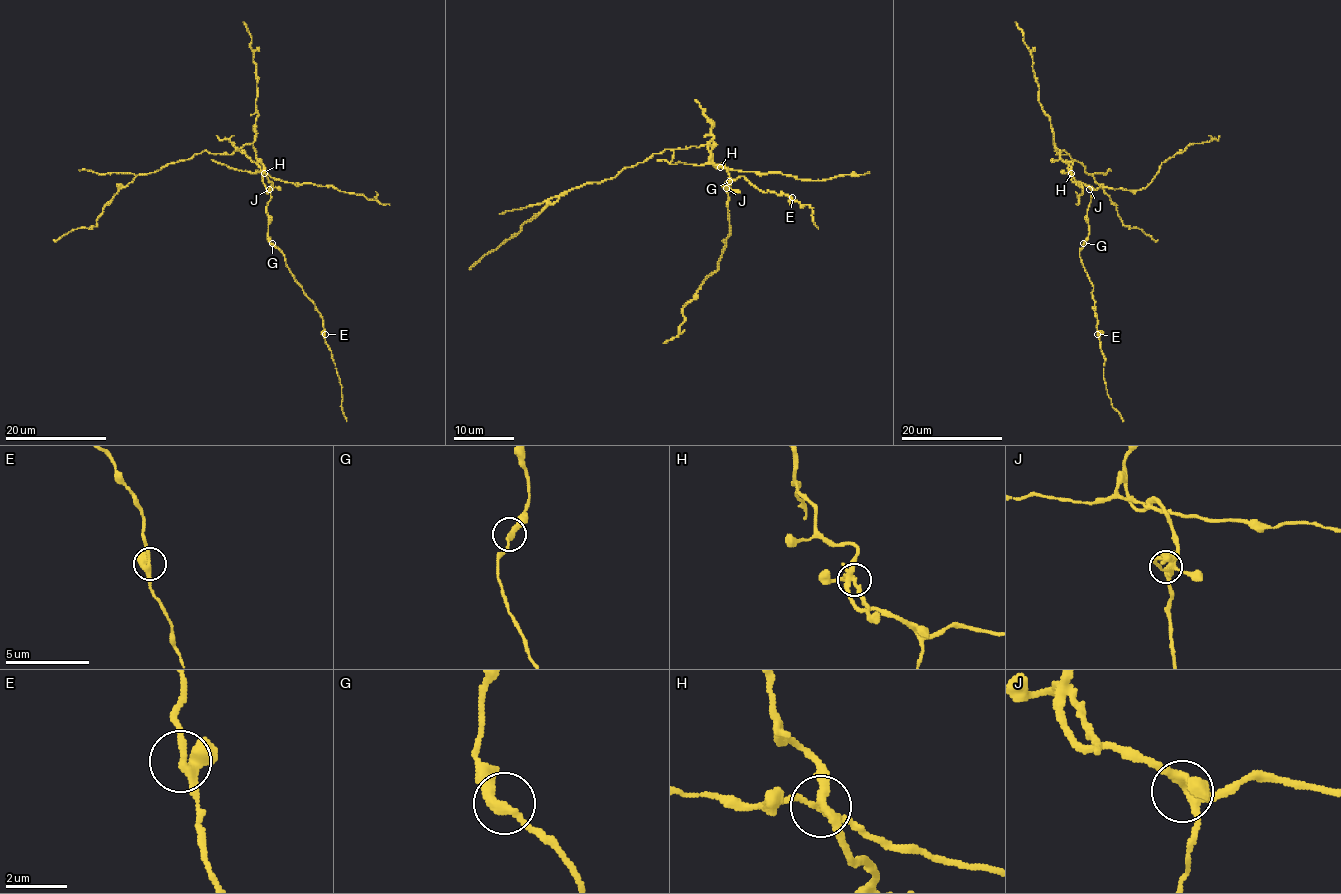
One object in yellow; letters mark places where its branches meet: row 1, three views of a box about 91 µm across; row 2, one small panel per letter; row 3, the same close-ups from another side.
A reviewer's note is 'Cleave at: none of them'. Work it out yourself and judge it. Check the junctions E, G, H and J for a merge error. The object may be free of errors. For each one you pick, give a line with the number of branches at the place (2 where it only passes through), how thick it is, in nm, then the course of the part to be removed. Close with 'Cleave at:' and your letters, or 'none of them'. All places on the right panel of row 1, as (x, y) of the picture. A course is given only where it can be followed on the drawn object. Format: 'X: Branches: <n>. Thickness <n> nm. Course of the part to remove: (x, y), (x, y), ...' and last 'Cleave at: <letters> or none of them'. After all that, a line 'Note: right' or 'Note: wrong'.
H: Branches: 4. Thickness 280 nm. Course of the part to remove: (1072, 172), (1083, 191), (1075, 204)
Cleave at: H
Note: wrong

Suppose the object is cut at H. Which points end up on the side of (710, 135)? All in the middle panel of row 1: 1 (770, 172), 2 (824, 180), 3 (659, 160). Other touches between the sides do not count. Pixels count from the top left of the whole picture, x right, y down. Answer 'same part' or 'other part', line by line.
1: other part
2: other part
3: other part

